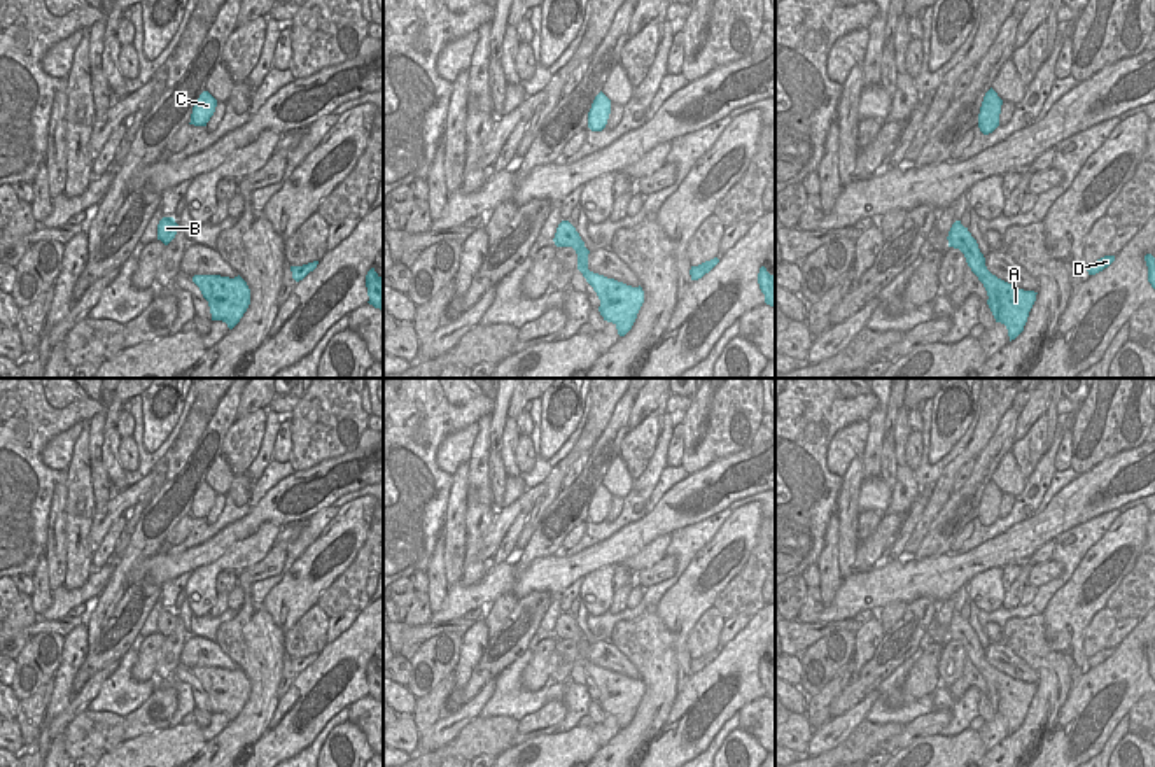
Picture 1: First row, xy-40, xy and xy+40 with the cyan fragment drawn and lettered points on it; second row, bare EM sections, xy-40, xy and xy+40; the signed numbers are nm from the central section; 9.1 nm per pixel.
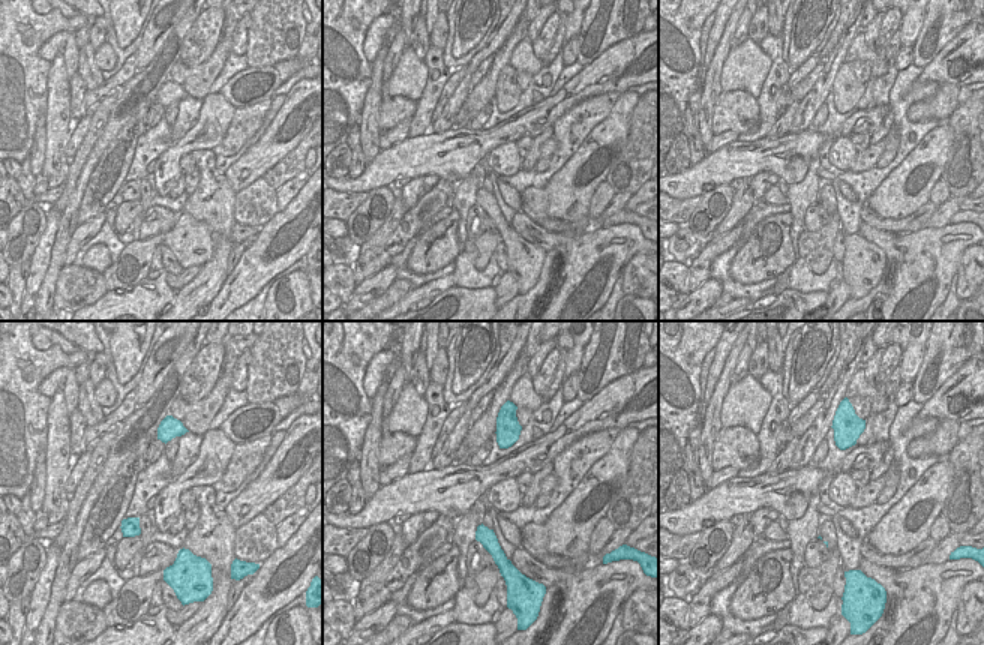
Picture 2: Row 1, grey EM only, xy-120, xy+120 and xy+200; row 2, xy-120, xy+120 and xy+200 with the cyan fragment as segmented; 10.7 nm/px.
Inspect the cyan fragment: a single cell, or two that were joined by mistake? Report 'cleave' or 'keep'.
keep

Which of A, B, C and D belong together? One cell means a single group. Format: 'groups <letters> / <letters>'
groups A B C D

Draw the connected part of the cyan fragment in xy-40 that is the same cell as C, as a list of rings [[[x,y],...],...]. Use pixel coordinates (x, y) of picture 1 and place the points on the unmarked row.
[[[203,483],[192,499],[189,517],[206,518],[206,515],[215,504],[215,499],[217,499],[217,492],[208,483]]]

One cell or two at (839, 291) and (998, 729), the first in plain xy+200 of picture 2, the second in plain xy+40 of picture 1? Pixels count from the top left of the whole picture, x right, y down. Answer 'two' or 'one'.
one

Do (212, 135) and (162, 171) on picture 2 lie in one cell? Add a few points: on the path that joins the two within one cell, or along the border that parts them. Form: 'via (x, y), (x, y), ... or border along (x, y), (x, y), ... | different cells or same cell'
via (198, 138), (183, 146), (171, 158) | same cell

